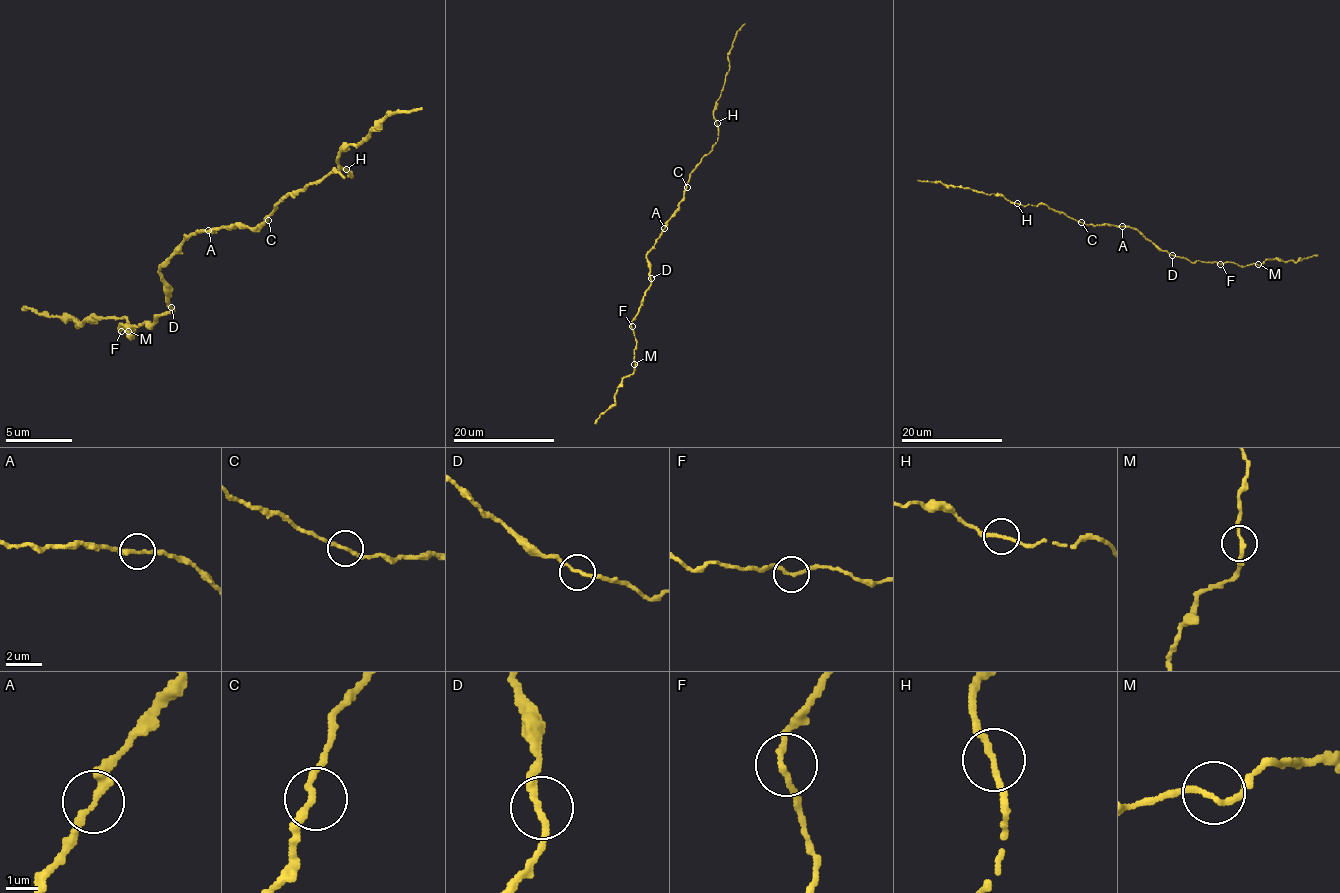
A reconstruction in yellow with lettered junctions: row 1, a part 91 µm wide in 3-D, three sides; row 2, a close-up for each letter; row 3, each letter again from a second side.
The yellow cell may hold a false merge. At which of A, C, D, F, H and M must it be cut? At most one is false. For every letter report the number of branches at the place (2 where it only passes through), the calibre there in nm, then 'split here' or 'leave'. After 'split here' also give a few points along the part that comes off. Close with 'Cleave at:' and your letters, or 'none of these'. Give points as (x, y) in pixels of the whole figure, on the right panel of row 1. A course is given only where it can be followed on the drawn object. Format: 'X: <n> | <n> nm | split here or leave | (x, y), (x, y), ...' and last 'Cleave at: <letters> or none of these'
A: 2 | 260 nm | leave
C: 2 | 220 nm | leave
D: 2 | 200 nm | leave
F: 2 | 200 nm | leave
H: 2 | 200 nm | leave
M: 2 | 200 nm | leave
Cleave at: none of these

